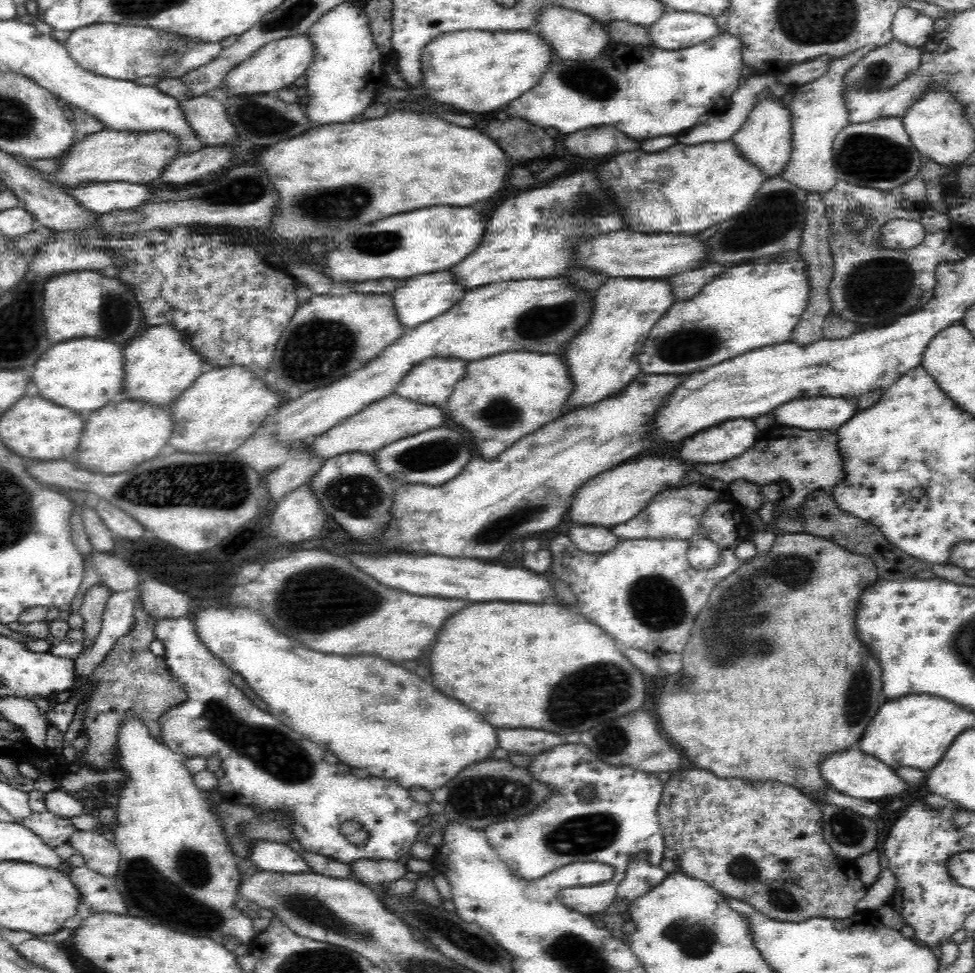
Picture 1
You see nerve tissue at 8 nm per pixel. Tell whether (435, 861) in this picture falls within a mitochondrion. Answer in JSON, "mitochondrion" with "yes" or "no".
{"mitochondrion":"no"}

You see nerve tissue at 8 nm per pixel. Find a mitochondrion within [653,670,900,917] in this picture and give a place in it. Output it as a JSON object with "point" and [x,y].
{"point":[745,870]}

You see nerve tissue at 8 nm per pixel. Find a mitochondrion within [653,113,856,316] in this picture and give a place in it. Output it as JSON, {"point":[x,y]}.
{"point":[776,214]}

